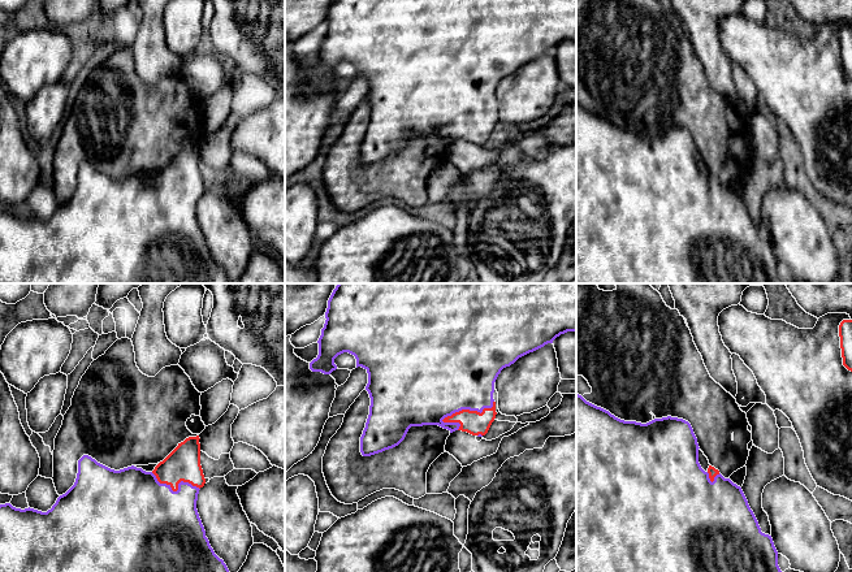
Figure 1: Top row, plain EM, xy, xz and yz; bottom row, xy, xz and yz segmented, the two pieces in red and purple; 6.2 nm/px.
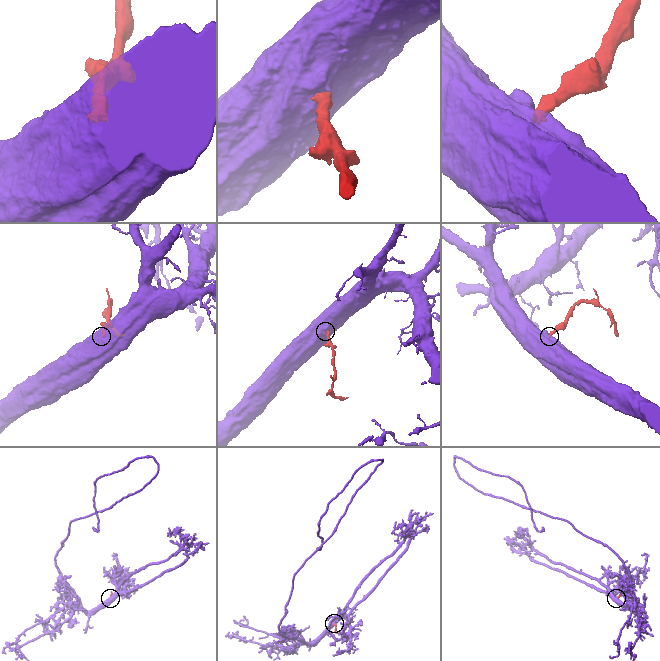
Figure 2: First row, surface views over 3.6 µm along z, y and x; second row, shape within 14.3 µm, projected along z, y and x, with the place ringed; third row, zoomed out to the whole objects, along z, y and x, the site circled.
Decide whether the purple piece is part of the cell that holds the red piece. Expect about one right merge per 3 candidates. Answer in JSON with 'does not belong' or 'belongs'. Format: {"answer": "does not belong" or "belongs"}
{"answer": "belongs"}

